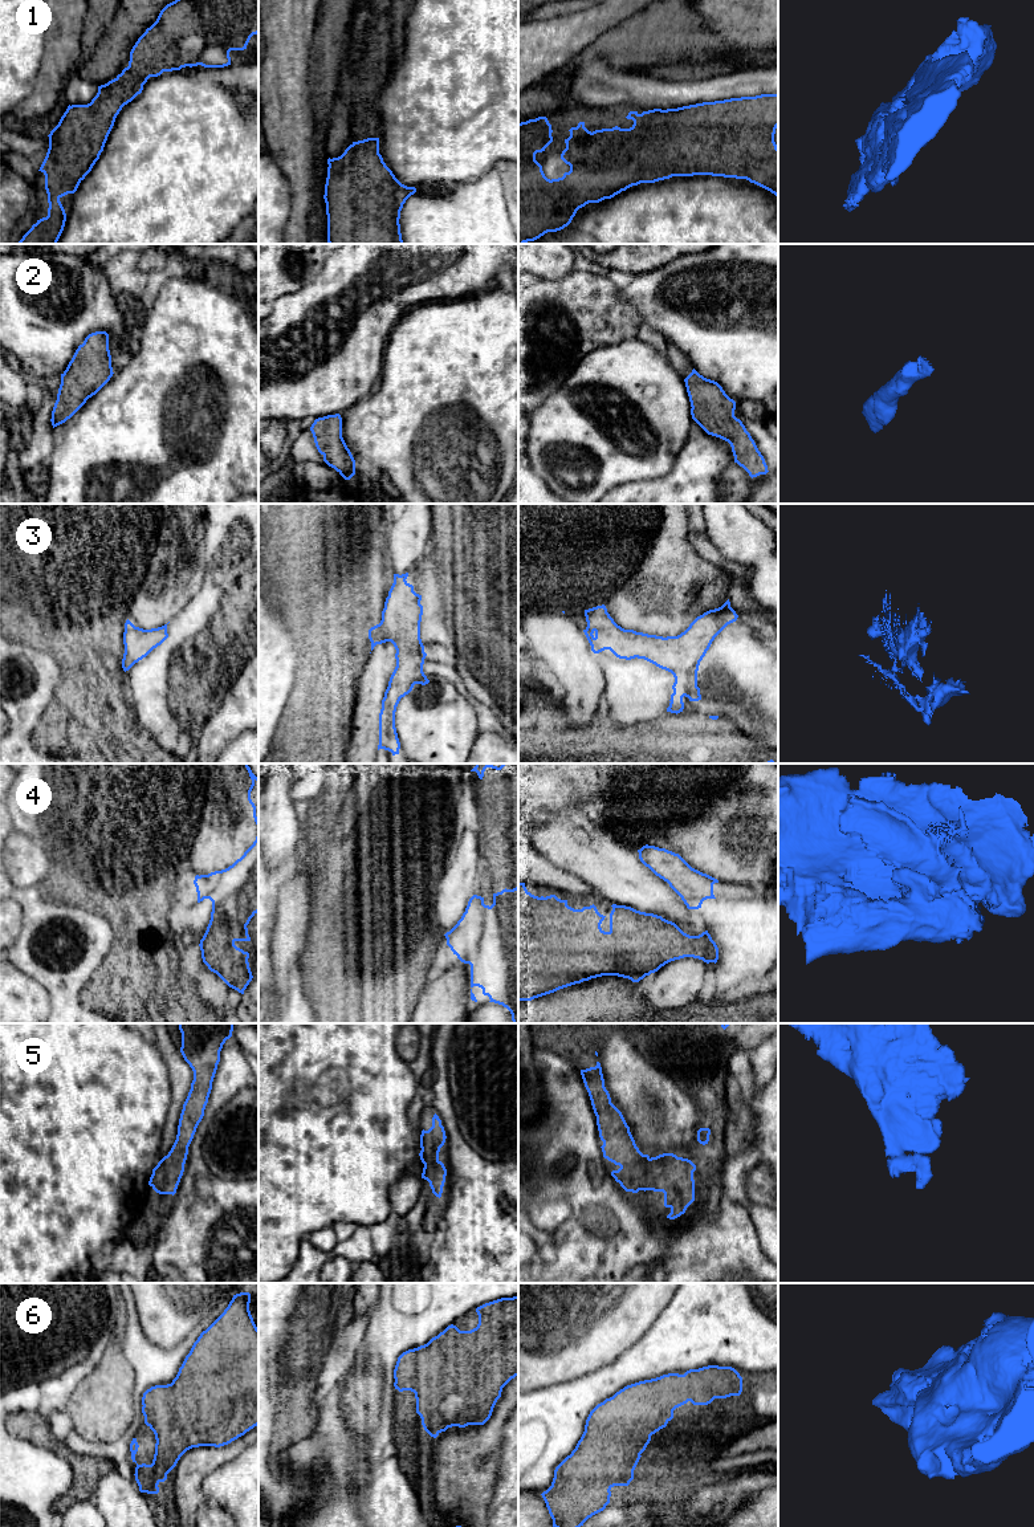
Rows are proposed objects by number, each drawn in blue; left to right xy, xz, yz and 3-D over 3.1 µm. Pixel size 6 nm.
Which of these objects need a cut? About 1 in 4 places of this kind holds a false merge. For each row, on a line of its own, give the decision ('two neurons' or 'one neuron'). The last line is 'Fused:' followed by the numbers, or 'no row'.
1: one neuron
2: one neuron
3: one neuron
4: two neurons
5: one neuron
6: one neuron
Fused: 4

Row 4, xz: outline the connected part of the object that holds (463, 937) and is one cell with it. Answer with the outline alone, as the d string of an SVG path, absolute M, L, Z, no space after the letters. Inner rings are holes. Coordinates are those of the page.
M473 895L457 924L447 932L447 945L453 954L467 954L476 948L484 920L484 897Z

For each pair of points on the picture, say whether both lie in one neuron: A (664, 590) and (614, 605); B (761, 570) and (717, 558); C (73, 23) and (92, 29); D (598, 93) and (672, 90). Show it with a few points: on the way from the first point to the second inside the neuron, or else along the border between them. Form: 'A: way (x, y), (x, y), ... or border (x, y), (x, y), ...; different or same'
A: way (652, 601), (626, 605); same
B: border (709, 540), (727, 560), (745, 570), (745, 581); different
C: border (86, 13), (82, 21), (80, 43); different
D: way (617, 90), (654, 90); same

